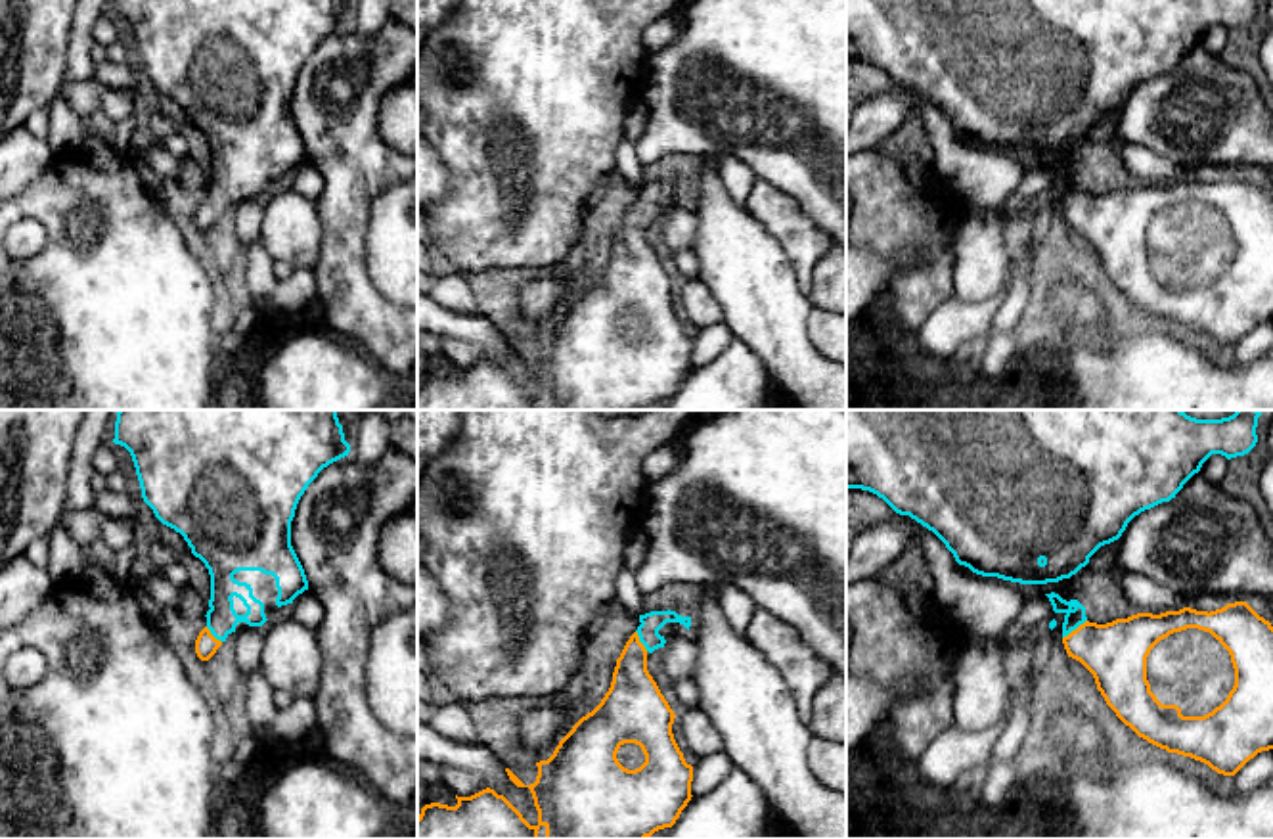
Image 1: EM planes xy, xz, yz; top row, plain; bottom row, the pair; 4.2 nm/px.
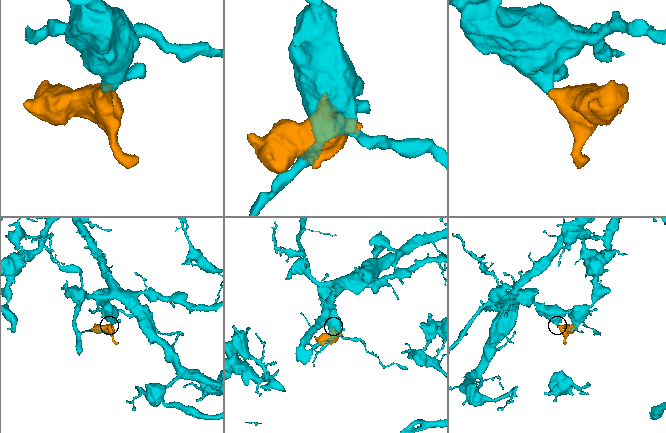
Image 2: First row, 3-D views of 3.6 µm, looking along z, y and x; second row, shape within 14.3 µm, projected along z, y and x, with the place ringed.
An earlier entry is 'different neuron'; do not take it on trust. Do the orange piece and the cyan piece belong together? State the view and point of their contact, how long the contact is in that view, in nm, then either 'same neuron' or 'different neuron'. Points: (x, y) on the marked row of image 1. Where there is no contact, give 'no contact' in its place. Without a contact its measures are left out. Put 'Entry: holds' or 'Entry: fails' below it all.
meets orange in yz at (1076, 629); contact 130 nm long; same neuron
Entry: fails

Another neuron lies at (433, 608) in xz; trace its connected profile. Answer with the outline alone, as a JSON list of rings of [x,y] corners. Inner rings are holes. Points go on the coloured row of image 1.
[[[417,563],[417,640],[436,634],[450,621],[448,596],[427,567]]]

